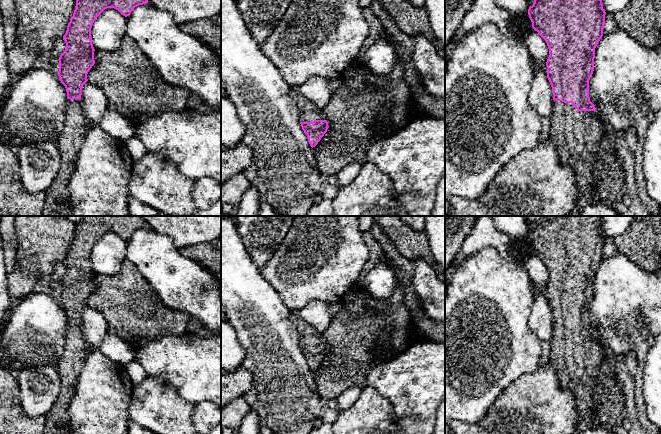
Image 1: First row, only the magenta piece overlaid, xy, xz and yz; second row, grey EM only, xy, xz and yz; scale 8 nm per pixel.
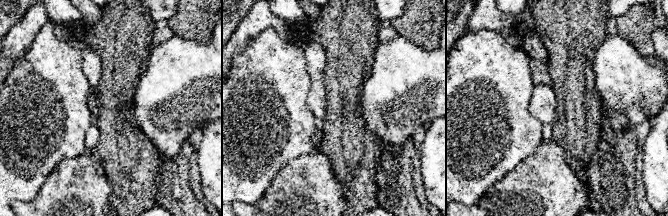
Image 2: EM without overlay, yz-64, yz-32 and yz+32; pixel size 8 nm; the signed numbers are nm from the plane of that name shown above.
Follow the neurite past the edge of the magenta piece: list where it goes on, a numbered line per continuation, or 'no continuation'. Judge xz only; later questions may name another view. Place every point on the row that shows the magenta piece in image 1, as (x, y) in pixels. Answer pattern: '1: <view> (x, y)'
1: xz (309, 112)

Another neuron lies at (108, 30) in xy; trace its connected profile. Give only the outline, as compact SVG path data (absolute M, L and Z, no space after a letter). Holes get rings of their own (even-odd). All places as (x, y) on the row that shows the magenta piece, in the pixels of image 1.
M114 8L105 9L91 28L92 44L95 50L114 51L120 47L126 36L126 17Z

